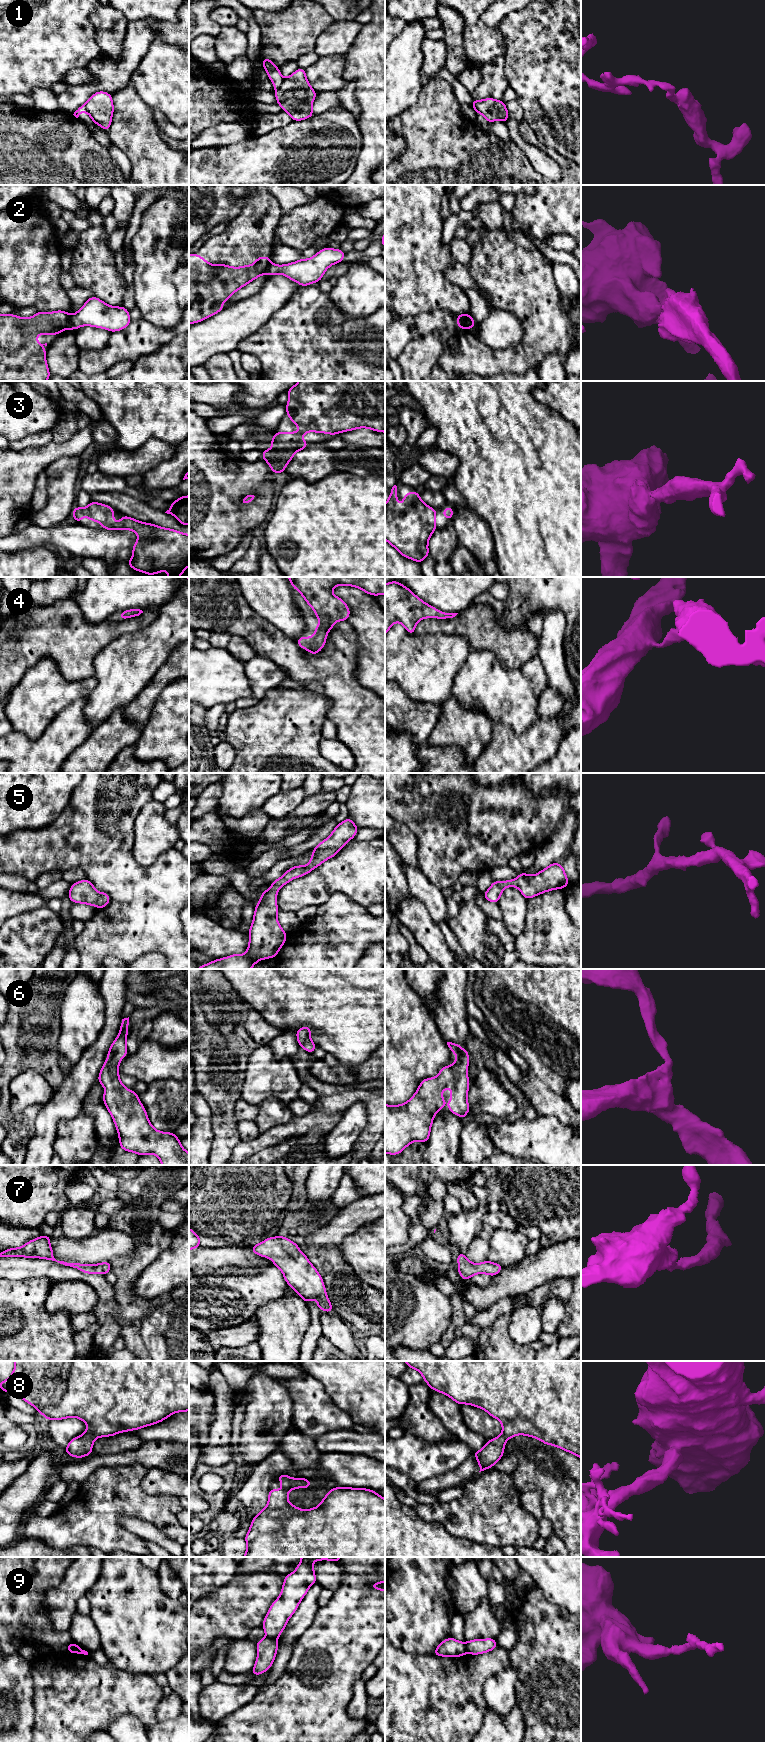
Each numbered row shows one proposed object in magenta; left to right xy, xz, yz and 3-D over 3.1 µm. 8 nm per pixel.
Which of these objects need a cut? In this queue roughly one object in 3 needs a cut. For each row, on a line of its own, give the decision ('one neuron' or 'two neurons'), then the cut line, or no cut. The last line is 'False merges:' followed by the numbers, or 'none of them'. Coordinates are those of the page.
1: two neurons; cut xz (284, 79), (276, 89)
2: two neurons; cut yz (467, 314), (468, 327)
3: one neuron; cut none
4: one neuron; cut none
5: one neuron; cut none
6: one neuron; cut none
7: one neuron; cut none
8: one neuron; cut none
9: two neurons; cut yz (464, 1643), (467, 1652)
False merges: 1, 2, 9

